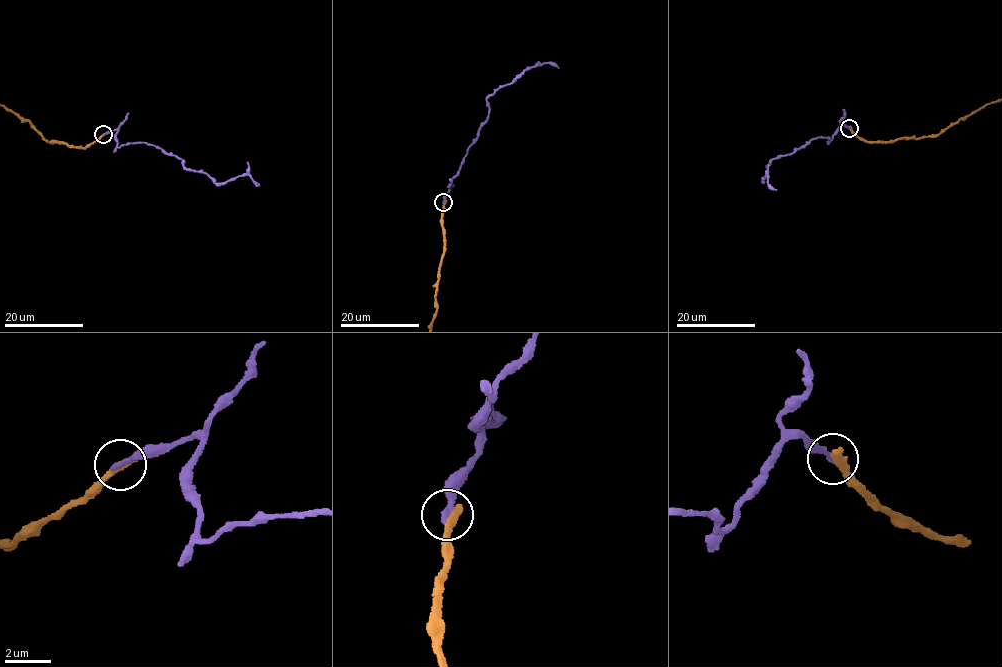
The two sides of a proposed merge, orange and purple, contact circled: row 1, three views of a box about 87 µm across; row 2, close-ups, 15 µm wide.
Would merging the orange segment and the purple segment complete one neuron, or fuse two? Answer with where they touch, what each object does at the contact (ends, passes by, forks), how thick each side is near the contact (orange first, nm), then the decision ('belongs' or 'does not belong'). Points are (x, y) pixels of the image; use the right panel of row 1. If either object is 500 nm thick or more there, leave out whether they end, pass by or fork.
place (849, 128); orange ends; purple ends; calibres 440 and 280 nm; does not belong

